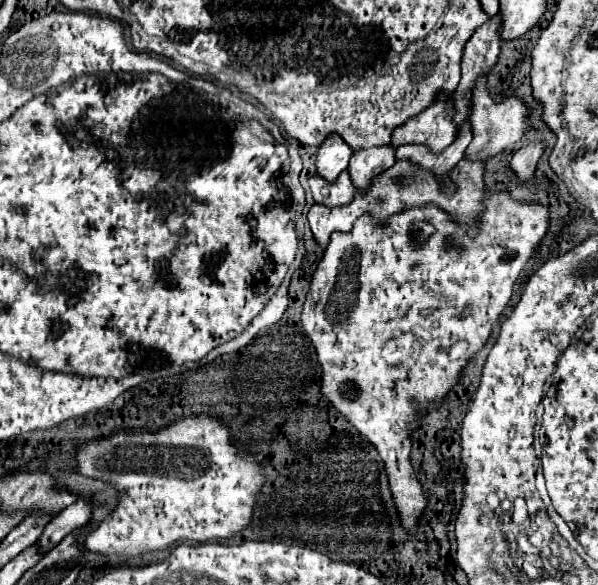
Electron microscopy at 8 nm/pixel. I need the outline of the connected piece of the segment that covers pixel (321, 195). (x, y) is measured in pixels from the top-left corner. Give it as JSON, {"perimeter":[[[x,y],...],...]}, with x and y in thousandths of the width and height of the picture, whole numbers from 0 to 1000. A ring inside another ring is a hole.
{"perimeter":[[[580,291],[570,294],[570,301],[560,311],[547,311],[537,301],[523,301],[517,304],[517,318],[523,328],[523,342],[530,349],[557,356],[557,352],[577,352],[590,345],[594,325],[590,325],[590,311],[584,308]]]}

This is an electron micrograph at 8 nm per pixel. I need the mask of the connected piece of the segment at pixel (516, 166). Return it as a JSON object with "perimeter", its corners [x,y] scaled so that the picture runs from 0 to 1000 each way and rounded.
{"perimeter":[[[888,243],[881,250],[875,250],[871,256],[865,256],[858,263],[858,274],[855,274],[855,291],[861,294],[861,301],[868,304],[871,315],[891,308],[891,297],[895,297],[895,280],[898,274],[905,270],[908,263],[908,246],[905,243]]]}

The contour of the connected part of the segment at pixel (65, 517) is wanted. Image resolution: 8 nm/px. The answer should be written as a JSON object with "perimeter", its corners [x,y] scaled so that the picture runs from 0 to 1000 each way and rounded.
{"perimeter":[[[129,855],[125,862],[119,862],[115,868],[102,872],[72,906],[69,920],[62,923],[62,930],[69,930],[69,944],[85,940],[89,933],[95,933],[115,909],[122,909],[125,903],[135,903],[139,896],[149,892],[152,885],[152,872],[156,872],[156,858],[149,855]]]}

